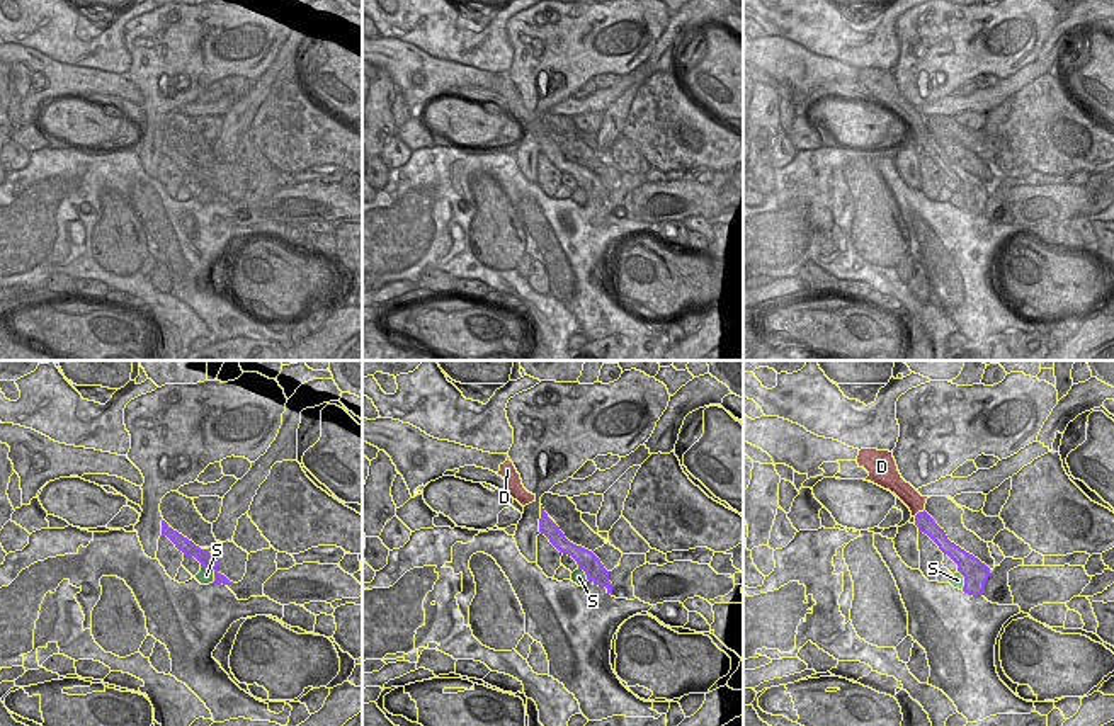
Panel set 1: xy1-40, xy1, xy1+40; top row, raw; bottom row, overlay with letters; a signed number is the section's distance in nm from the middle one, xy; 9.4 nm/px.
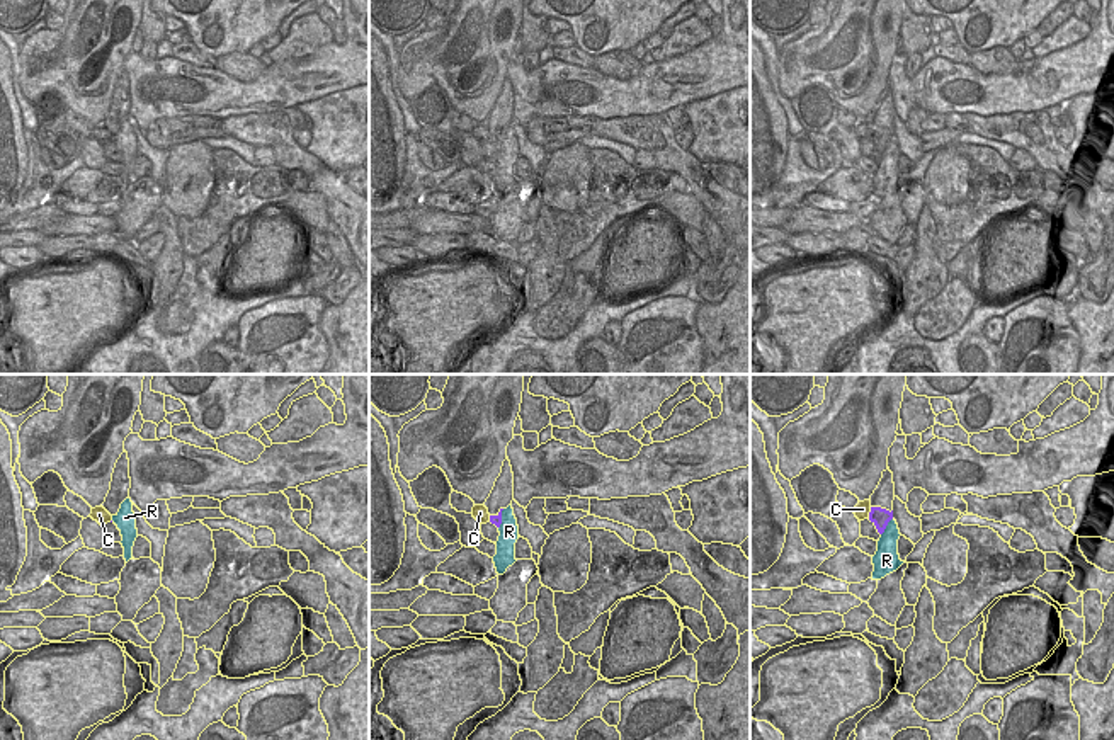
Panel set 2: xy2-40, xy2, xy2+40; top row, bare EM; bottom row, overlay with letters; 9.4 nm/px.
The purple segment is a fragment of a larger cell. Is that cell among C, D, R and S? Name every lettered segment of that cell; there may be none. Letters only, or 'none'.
D

